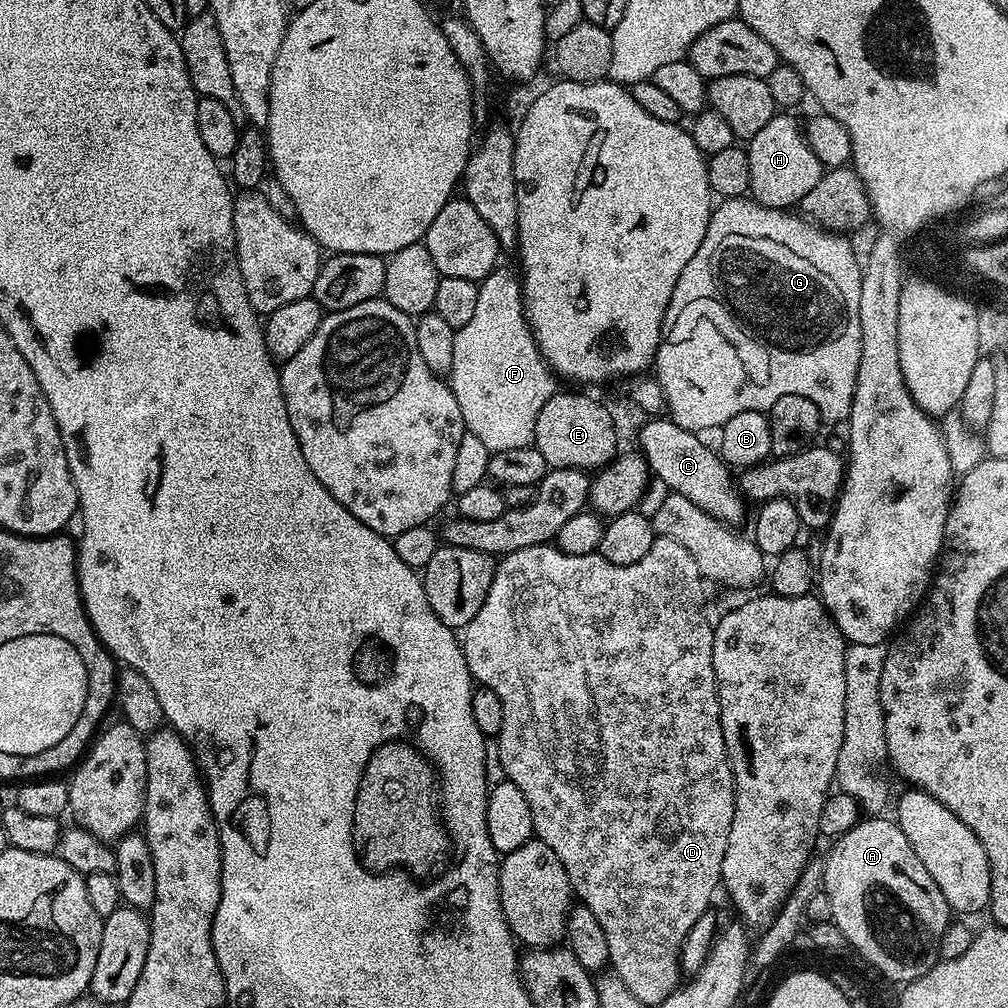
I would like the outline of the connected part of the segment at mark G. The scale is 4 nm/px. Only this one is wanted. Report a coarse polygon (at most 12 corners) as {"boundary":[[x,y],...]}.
{"boundary":[[751,198],[713,207],[655,379],[719,430],[847,421],[862,264]]}

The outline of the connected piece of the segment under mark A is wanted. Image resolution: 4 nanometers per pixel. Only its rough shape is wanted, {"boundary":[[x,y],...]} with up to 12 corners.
{"boundary":[[895,819],[822,860],[845,941],[903,986],[940,960],[950,909]]}

